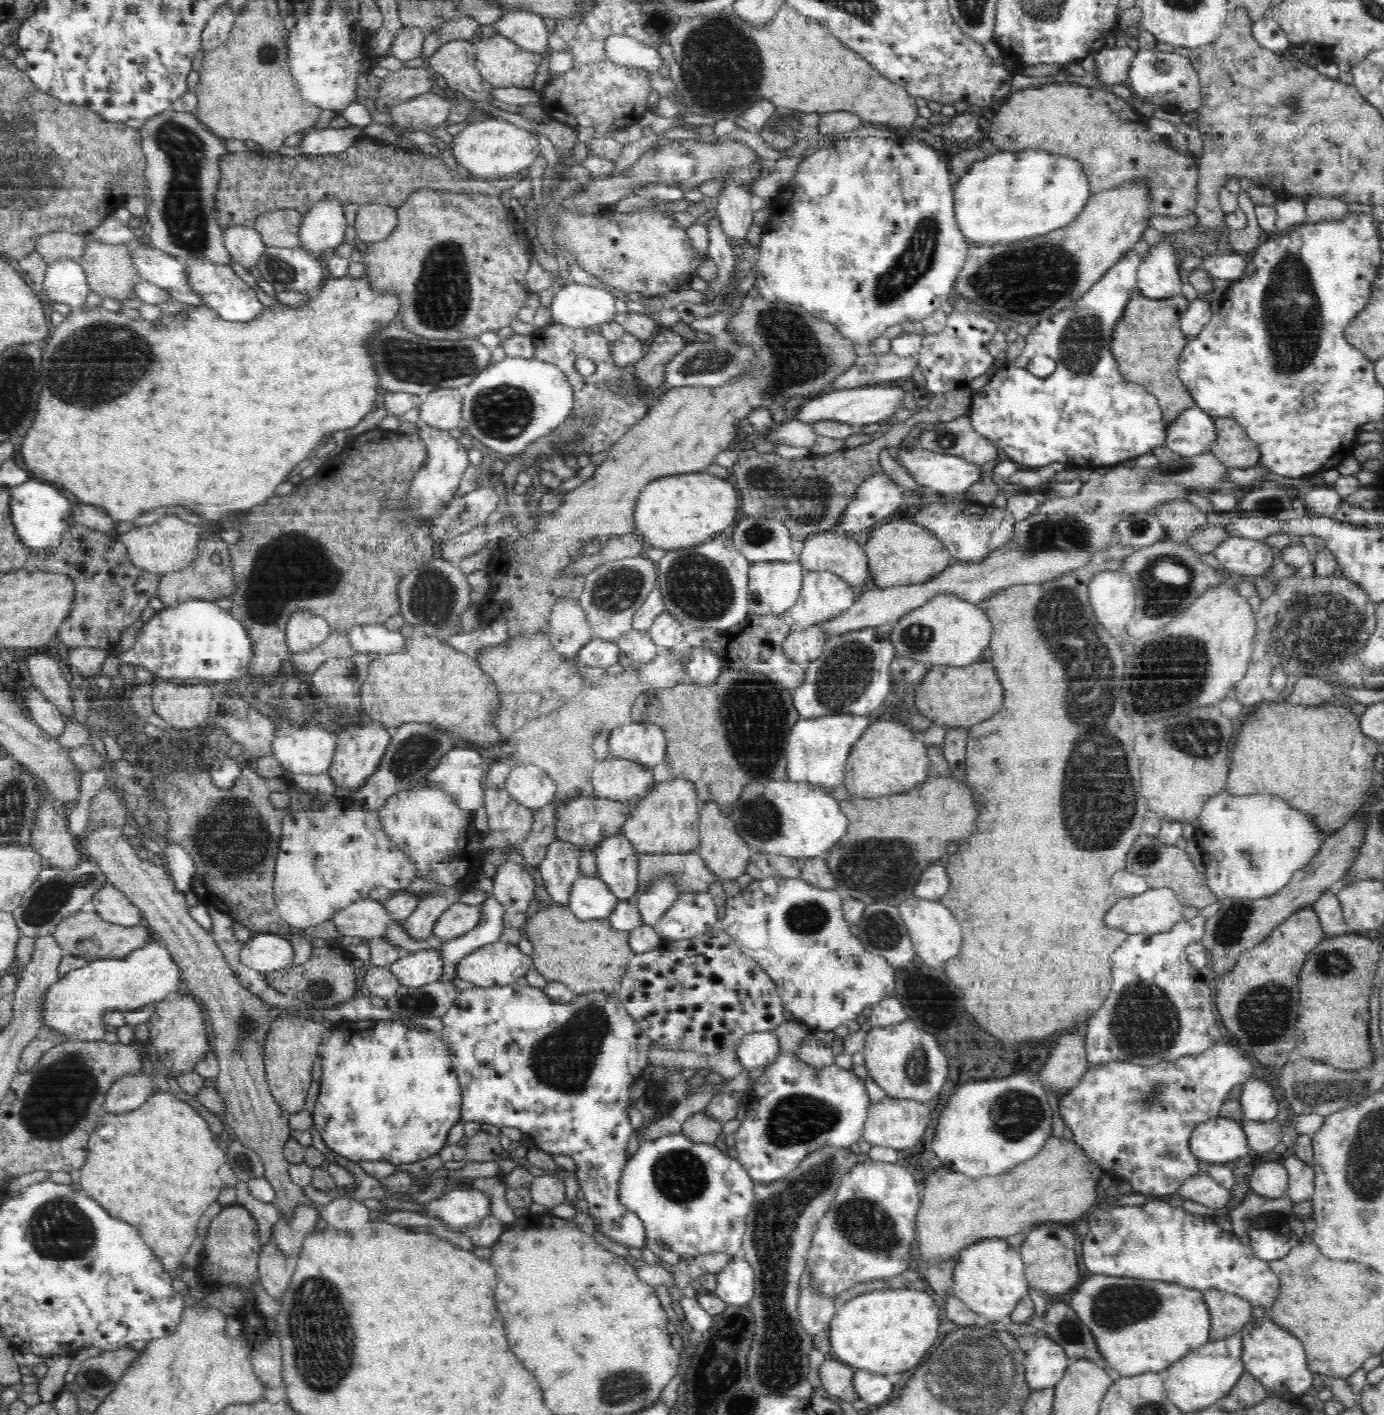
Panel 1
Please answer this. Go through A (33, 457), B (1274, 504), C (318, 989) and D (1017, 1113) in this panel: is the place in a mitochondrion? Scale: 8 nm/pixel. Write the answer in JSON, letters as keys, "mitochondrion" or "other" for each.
{"A":"other","B":"mitochondrion","C":"mitochondrion","D":"mitochondrion"}

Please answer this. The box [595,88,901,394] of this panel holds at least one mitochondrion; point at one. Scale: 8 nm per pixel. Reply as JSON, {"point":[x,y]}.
{"point":[707,360]}

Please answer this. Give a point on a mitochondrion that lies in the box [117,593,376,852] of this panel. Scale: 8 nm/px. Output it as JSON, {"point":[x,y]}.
{"point":[350,669]}

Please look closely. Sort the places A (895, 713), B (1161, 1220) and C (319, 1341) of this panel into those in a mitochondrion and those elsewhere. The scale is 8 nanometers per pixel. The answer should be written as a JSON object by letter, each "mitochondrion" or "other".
{"A":"other","B":"other","C":"mitochondrion"}

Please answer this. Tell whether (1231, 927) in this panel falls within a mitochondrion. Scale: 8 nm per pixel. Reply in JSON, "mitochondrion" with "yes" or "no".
{"mitochondrion":"yes"}

